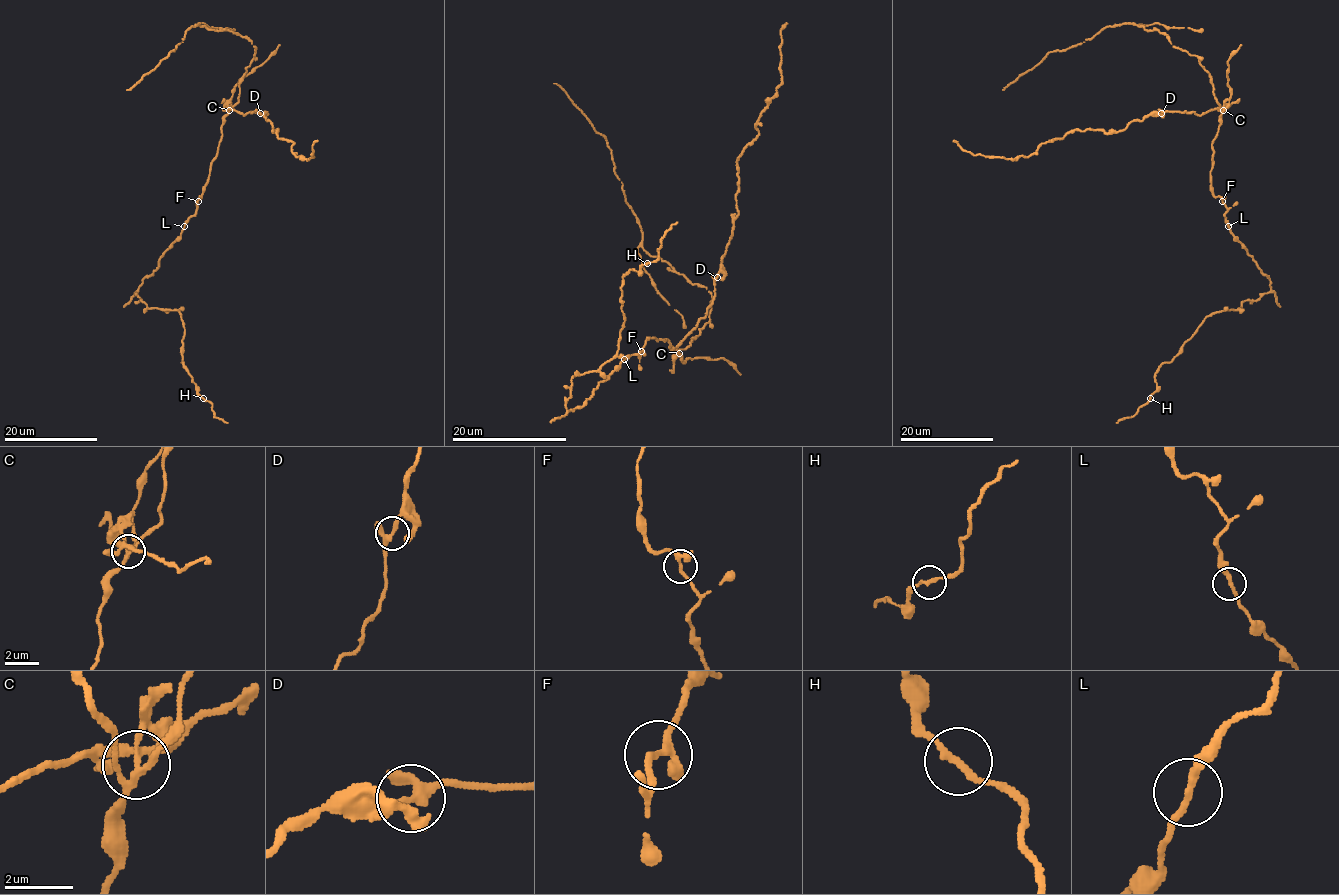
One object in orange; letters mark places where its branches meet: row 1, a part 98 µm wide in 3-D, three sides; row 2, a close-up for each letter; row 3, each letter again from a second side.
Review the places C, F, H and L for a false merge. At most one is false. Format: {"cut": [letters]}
{"cut": ["C"]}

